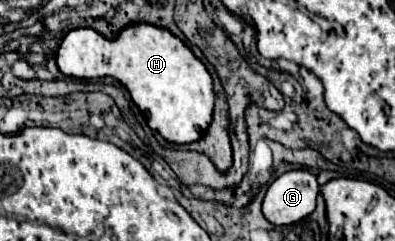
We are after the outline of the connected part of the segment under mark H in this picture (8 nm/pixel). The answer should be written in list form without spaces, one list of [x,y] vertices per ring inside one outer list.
[[[139,23],[125,27],[117,39],[105,39],[95,29],[73,29],[57,51],[57,67],[75,79],[115,77],[143,113],[147,125],[169,143],[193,143],[203,137],[213,117],[213,81],[191,49],[167,29]]]

